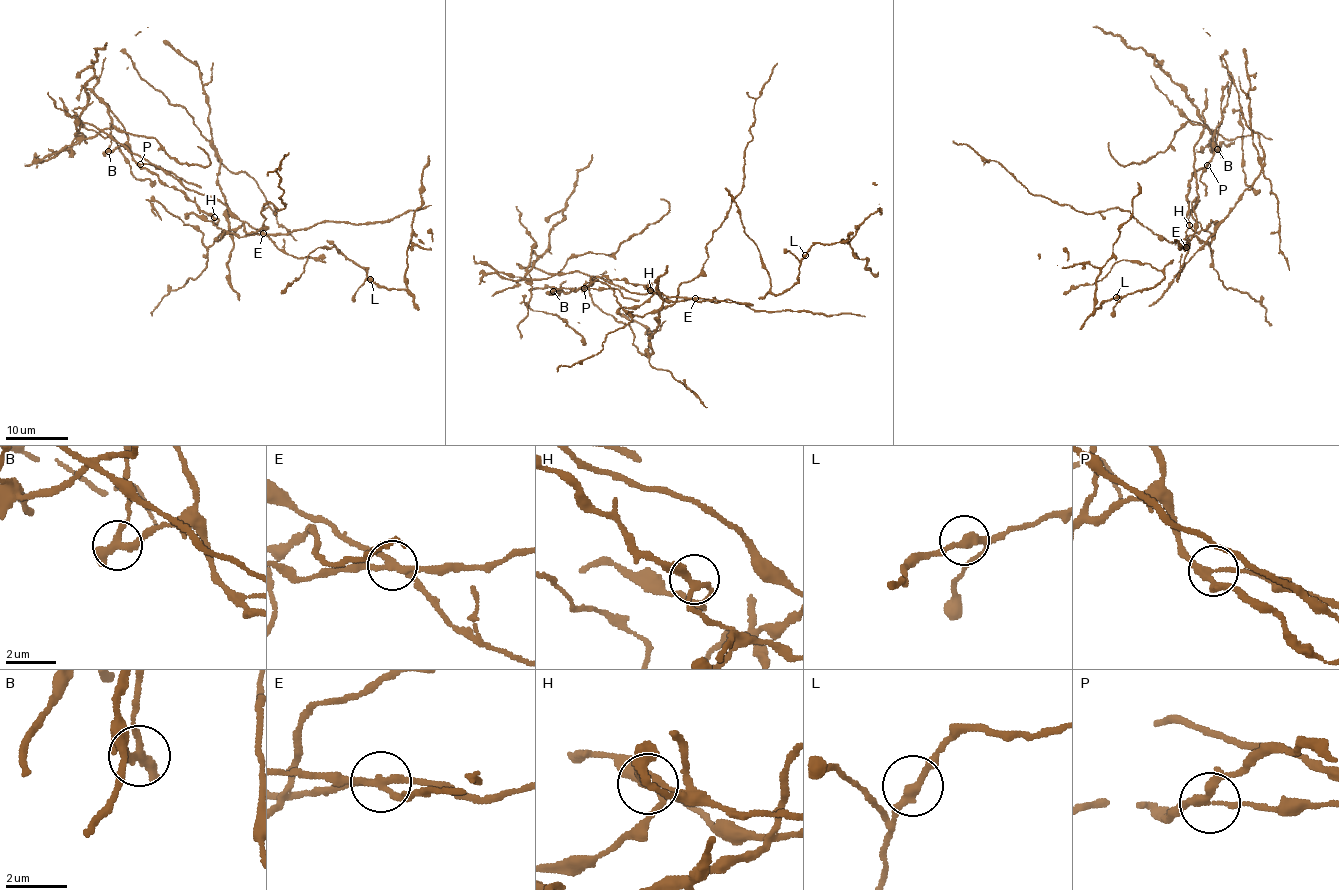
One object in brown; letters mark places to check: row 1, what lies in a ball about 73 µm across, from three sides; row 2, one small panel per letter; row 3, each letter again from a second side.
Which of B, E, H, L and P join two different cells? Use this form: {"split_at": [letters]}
{"split_at": ["B", "E", "P"]}

